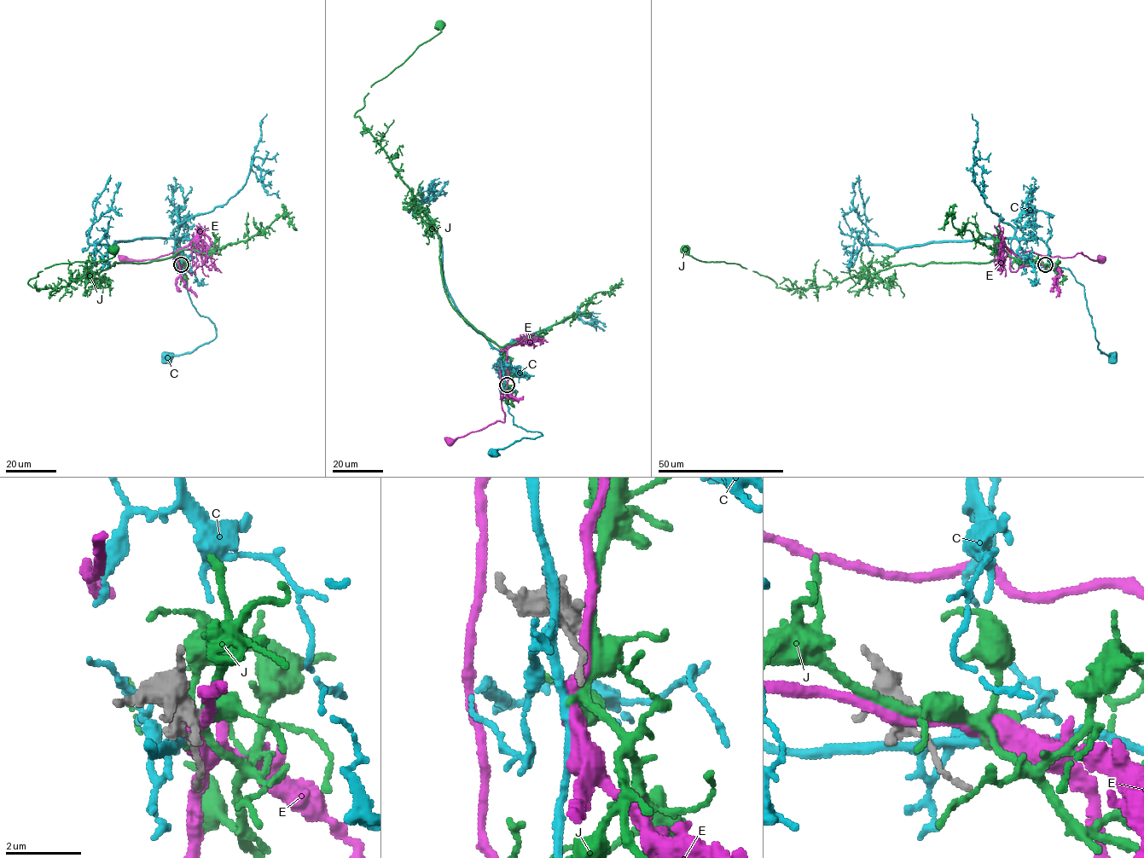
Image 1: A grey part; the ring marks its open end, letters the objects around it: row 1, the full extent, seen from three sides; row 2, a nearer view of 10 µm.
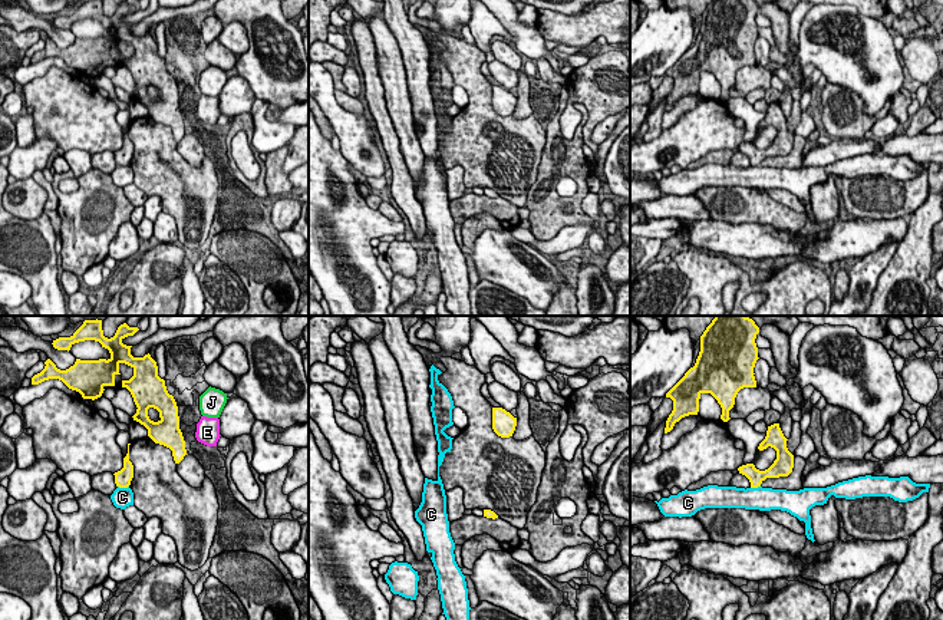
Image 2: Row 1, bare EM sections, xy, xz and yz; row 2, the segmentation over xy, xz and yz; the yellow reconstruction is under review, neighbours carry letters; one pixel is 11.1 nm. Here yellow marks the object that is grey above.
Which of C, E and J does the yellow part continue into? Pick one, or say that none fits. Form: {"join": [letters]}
{"join": []}

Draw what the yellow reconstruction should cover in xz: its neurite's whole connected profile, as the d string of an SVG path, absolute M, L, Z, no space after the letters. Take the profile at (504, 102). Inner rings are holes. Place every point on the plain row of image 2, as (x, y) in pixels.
M492 86L492 108L501 116L512 115L517 105L517 96L502 86Z

